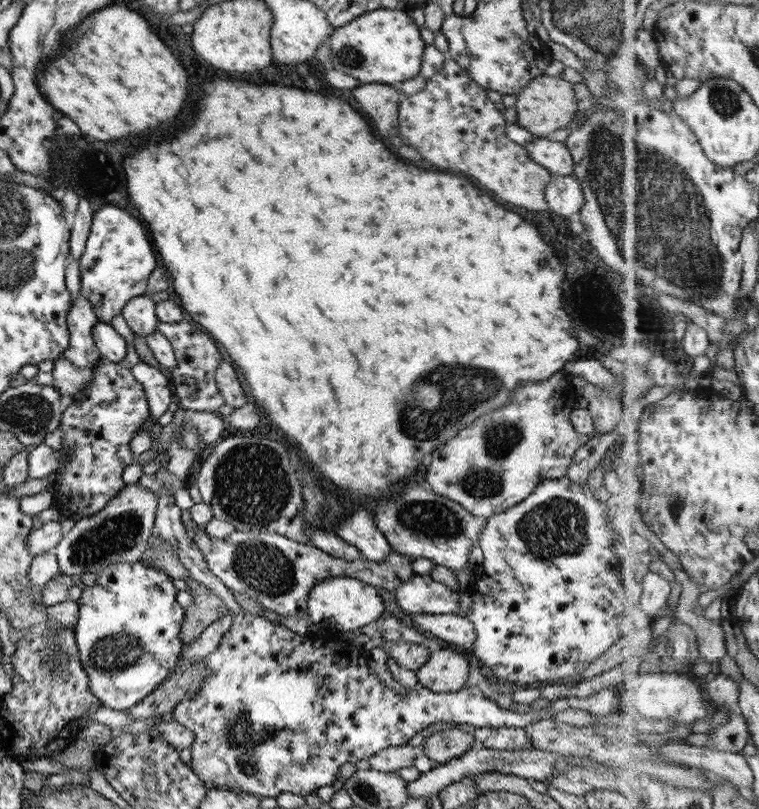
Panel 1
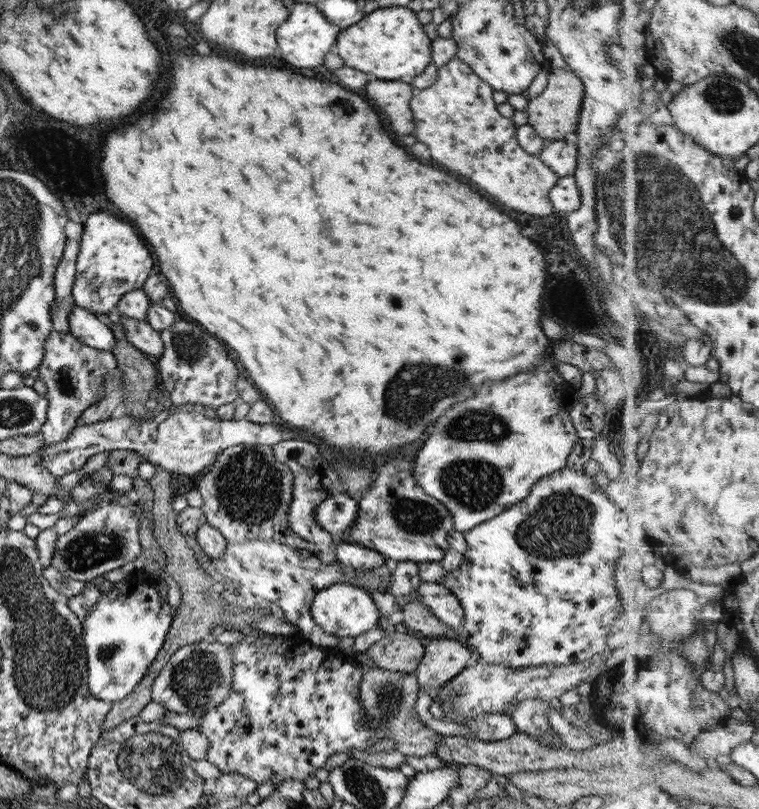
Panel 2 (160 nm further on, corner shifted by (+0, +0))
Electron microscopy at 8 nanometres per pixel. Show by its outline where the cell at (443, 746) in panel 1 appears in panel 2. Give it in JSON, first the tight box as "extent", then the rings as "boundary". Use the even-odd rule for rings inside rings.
{"extent":[357,667,442,756],"boundary":[[[378,667],[366,670],[357,683],[358,700],[364,708],[366,717],[372,723],[372,728],[380,732],[384,738],[395,742],[396,748],[403,756],[427,756],[433,754],[438,740],[442,737],[412,717],[412,708],[419,691],[413,673],[390,672]]]}

